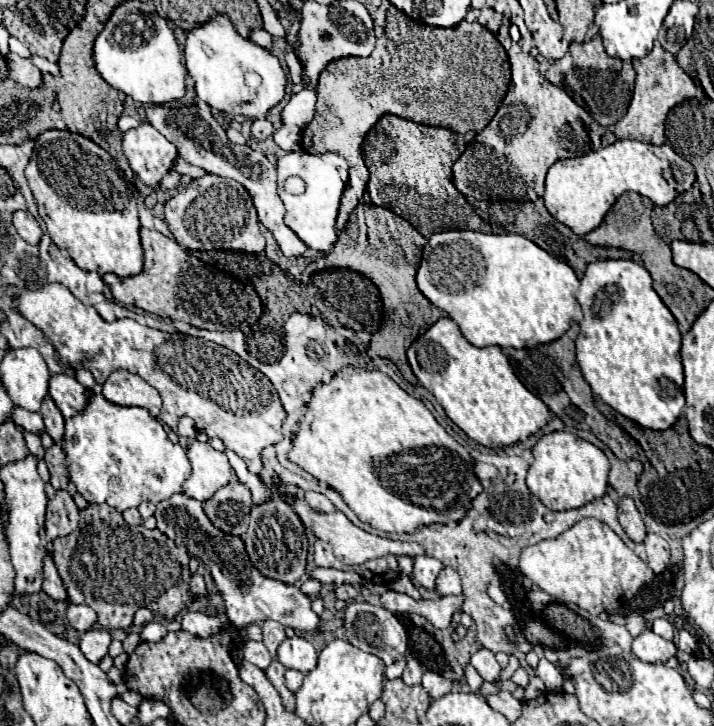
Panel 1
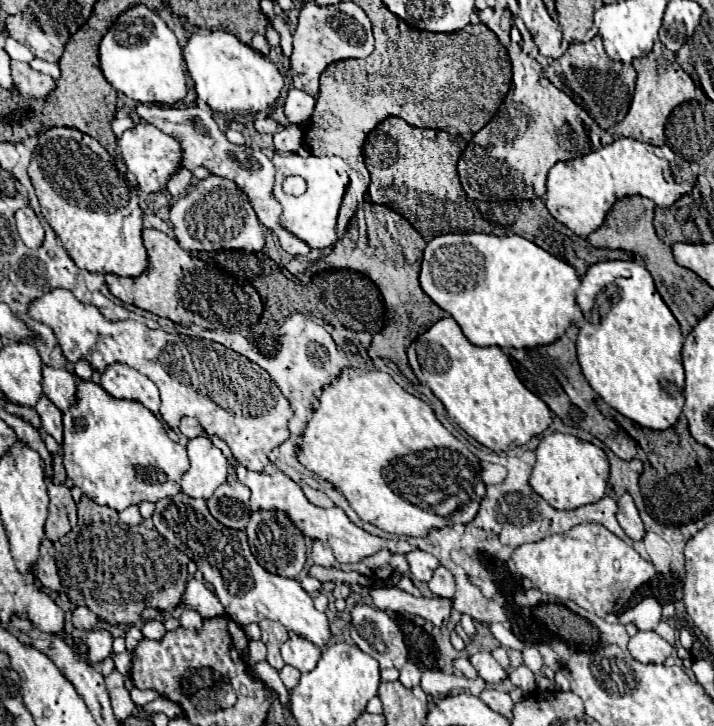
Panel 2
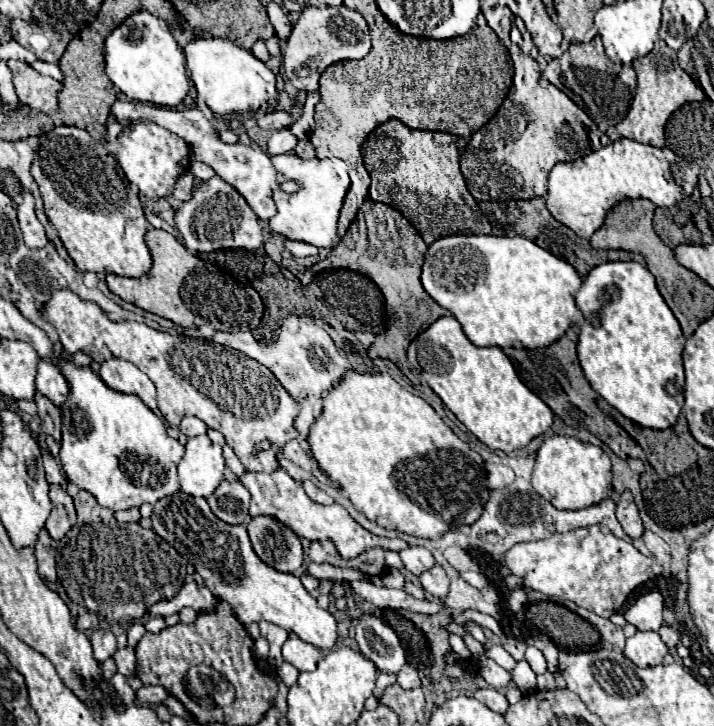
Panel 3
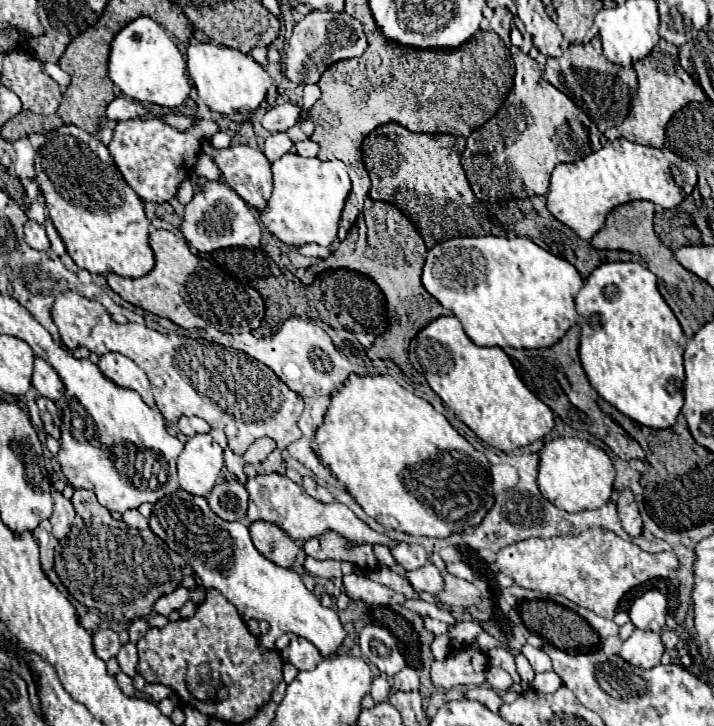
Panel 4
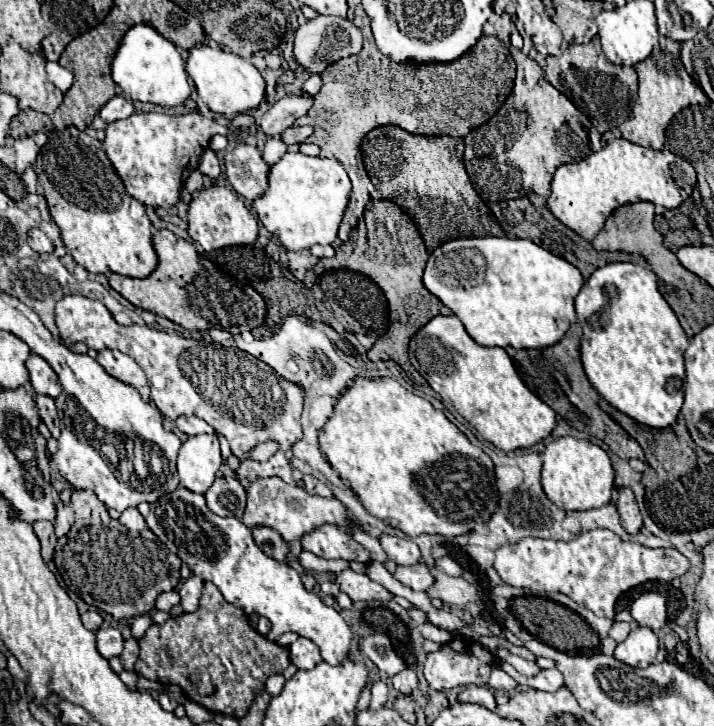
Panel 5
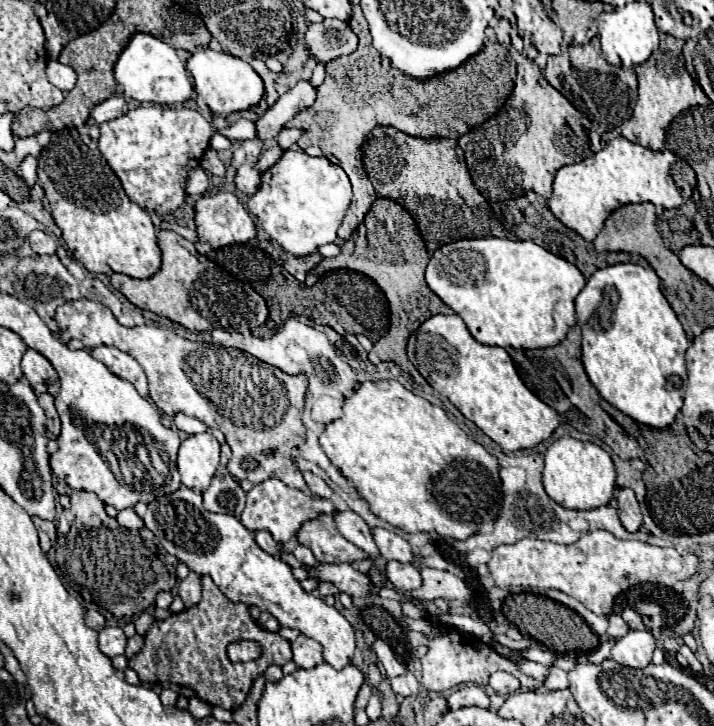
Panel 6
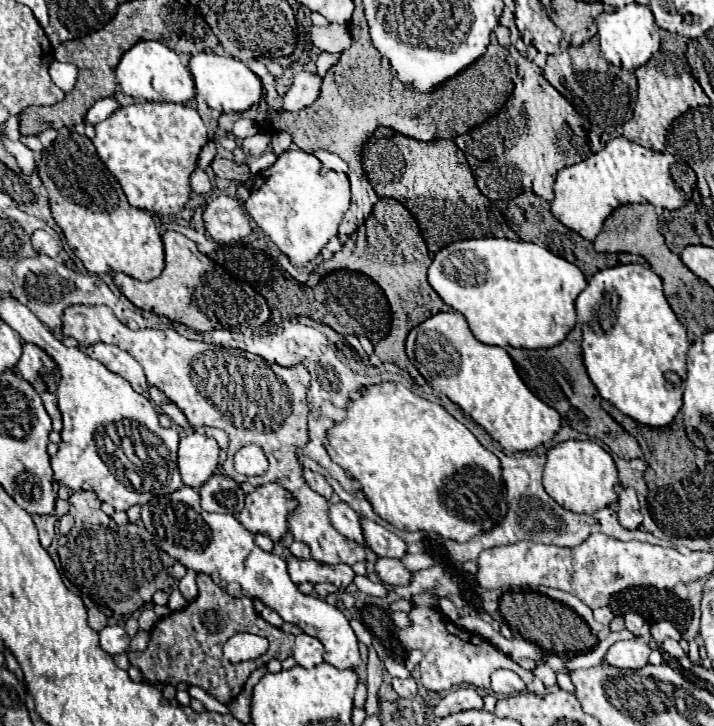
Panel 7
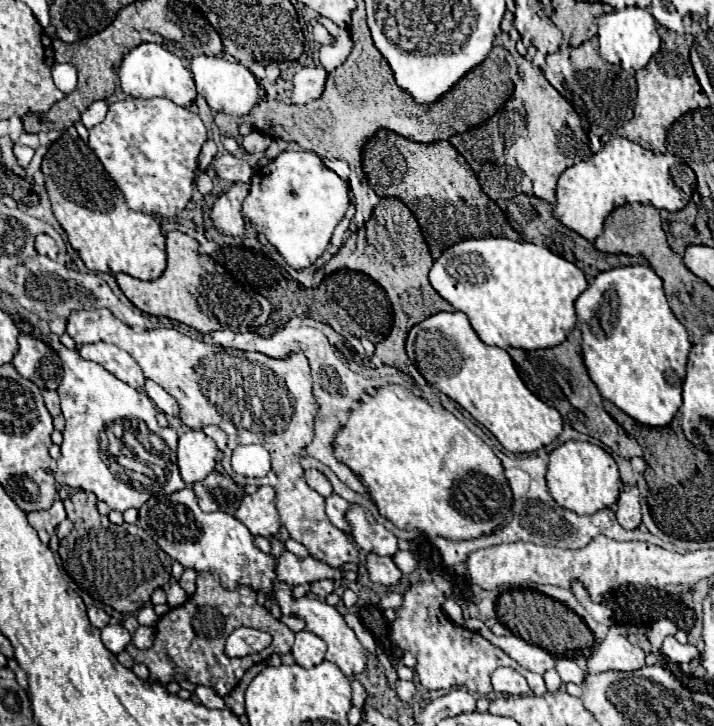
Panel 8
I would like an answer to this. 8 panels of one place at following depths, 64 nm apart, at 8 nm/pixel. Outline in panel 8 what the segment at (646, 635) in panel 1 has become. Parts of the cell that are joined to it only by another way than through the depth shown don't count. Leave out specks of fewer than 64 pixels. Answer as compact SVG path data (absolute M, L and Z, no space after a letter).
M610 626L606 638L594 648L592 656L586 660L586 670L590 674L600 674L608 670L632 672L644 666L646 652L626 638L626 628Z

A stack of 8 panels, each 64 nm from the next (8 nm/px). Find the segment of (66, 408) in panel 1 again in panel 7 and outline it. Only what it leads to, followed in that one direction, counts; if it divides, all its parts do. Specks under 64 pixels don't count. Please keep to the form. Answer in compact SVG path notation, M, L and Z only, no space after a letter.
M22 342L22 356L16 370L24 380L28 380L38 392L56 392L60 382L60 370L56 362L36 344Z

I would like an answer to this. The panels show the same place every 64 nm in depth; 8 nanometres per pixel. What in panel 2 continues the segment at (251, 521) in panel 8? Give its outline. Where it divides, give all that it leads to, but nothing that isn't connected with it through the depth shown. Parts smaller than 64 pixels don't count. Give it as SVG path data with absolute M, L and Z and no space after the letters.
M238 464L236 474L238 474L238 480L244 486L248 486L250 492L252 492L252 498L250 498L250 510L252 512L256 512L256 510L274 510L274 512L288 514L288 518L296 524L296 528L304 536L308 536L312 540L322 540L322 542L330 544L334 548L336 560L342 562L342 564L360 562L362 558L372 556L376 550L382 550L382 548L386 548L386 550L390 550L394 554L406 554L406 552L414 550L414 546L410 546L404 540L386 540L386 538L378 538L378 536L368 534L366 530L358 528L344 514L344 510L338 508L338 506L332 506L332 508L314 506L312 502L308 502L308 498L304 496L302 488L294 480L290 480L286 474L282 474L280 470L274 472L274 474L262 474L262 472L250 472L242 464Z

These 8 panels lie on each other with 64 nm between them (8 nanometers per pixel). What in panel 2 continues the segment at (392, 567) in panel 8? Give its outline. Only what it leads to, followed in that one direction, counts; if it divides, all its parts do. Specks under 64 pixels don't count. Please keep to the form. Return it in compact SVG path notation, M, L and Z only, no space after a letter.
M438 566L436 572L432 572L432 578L428 580L428 588L434 596L440 598L452 598L456 584L454 584L454 576L450 574L450 570L446 570L444 566Z

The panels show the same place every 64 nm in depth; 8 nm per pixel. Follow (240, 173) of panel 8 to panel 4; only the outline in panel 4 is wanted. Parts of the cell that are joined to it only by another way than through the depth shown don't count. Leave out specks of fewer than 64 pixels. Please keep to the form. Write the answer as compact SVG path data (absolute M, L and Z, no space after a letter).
M202 154L202 156L198 158L198 162L196 162L194 174L196 174L196 176L204 176L204 178L208 178L208 180L216 180L220 172L218 172L218 168L216 168L216 162L212 160L212 156L208 156L208 154Z

